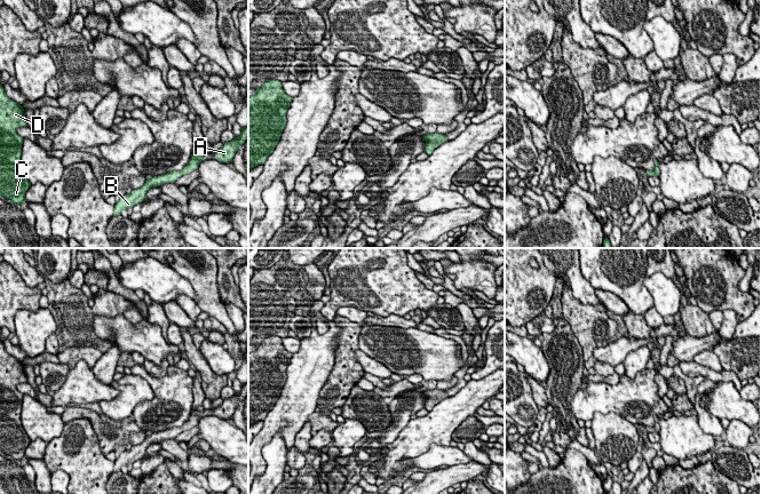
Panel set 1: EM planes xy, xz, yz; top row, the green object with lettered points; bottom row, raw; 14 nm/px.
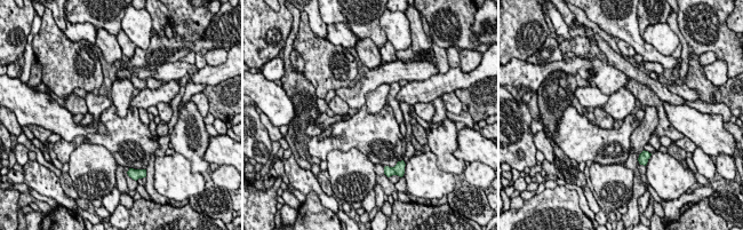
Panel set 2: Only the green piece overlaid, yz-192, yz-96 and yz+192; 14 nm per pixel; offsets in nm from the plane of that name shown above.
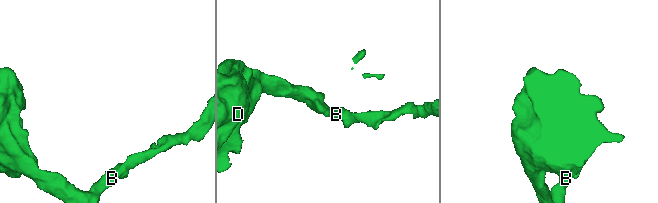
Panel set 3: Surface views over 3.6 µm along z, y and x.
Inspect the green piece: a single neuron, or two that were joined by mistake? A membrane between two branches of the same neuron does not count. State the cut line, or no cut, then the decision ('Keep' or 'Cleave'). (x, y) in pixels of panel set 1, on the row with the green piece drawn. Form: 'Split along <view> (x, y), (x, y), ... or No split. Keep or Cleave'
No split. Keep

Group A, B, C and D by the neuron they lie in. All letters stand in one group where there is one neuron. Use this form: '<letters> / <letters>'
A B C D

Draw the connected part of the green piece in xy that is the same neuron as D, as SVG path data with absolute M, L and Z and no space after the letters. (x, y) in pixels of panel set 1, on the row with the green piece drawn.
M0 83L0 198L21 205L31 186L21 165L23 138L16 132L25 126L23 106L10 99Z

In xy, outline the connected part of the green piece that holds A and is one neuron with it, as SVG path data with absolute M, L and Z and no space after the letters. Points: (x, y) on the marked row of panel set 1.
M248 126L241 128L241 134L239 137L233 137L231 142L223 143L223 146L216 151L216 160L221 162L232 161L235 153L241 148L241 145L248 138Z

